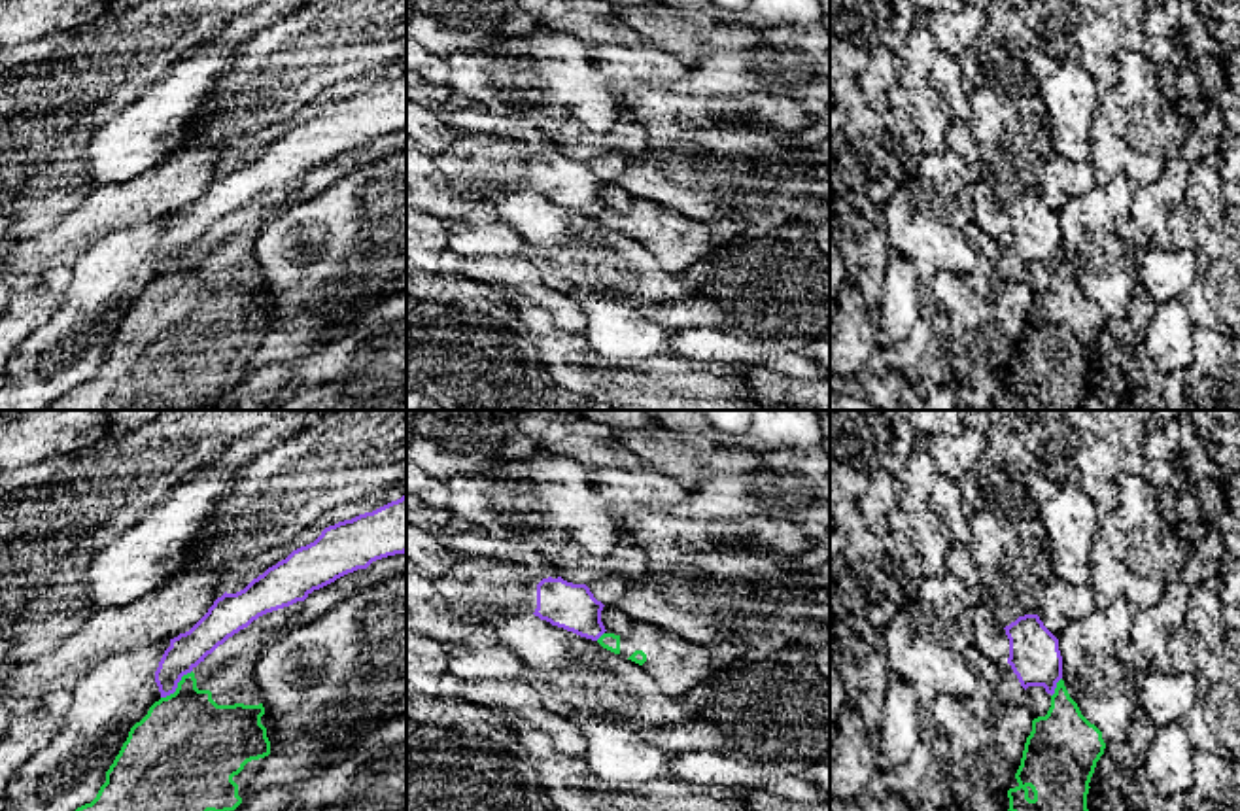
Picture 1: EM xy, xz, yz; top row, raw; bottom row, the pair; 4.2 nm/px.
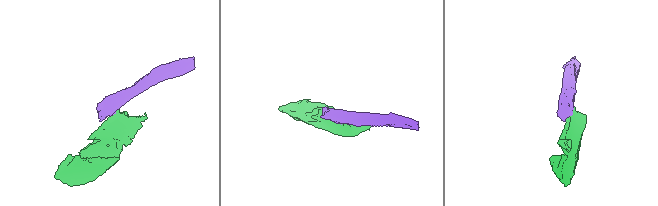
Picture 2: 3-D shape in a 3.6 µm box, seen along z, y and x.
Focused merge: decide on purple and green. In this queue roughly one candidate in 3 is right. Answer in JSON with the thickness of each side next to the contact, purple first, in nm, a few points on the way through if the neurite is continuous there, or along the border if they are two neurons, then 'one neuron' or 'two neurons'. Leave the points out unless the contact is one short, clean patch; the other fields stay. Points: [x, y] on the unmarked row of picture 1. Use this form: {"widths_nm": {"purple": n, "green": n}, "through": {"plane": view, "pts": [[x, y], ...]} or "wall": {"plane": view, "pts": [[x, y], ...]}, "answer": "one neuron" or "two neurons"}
{"widths_nm": {"purple": 150, "green": 420}, "wall": {"plane": "xy", "pts": [[191, 246], [172, 269], [161, 275]]}, "answer": "two neurons"}

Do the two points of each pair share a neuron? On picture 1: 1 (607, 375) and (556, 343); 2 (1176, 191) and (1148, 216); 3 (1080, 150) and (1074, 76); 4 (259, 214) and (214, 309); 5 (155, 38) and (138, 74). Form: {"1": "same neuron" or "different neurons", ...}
{"1": "same neuron", "2": "same neuron", "3": "same neuron", "4": "same neuron", "5": "same neuron"}

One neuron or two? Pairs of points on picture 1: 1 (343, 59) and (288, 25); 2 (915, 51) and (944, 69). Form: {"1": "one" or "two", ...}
{"1": "one", "2": "two"}

